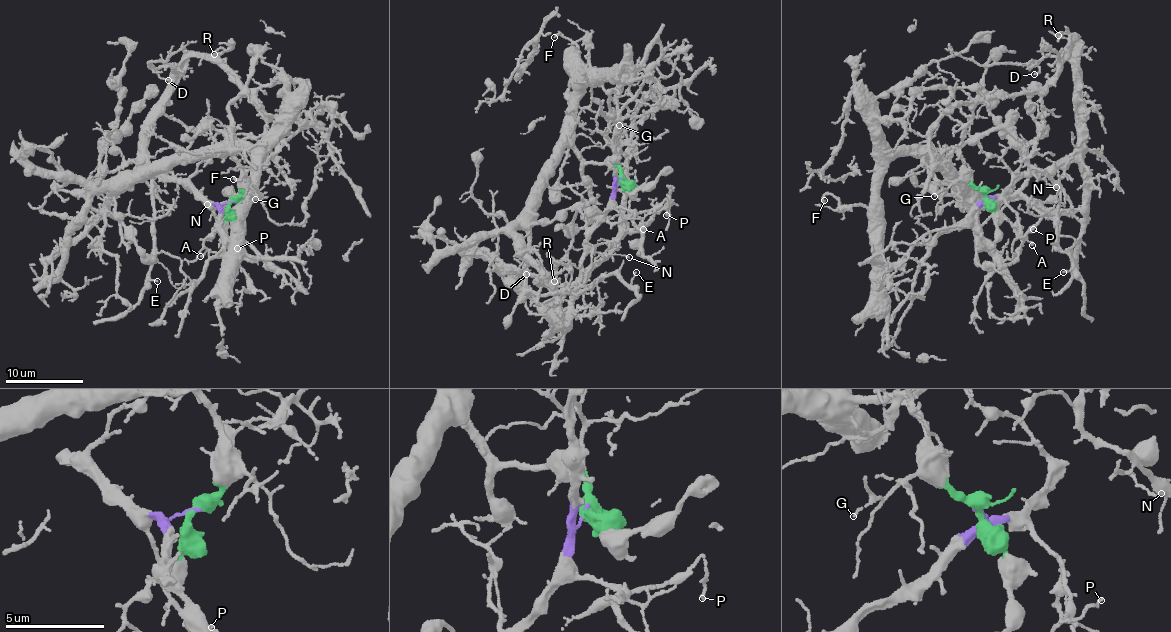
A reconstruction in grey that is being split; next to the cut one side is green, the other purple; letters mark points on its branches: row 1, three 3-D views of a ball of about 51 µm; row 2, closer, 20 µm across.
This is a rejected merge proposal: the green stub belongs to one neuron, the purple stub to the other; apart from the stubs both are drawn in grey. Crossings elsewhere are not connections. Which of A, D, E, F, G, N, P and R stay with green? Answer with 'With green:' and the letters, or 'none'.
With green: F, G

